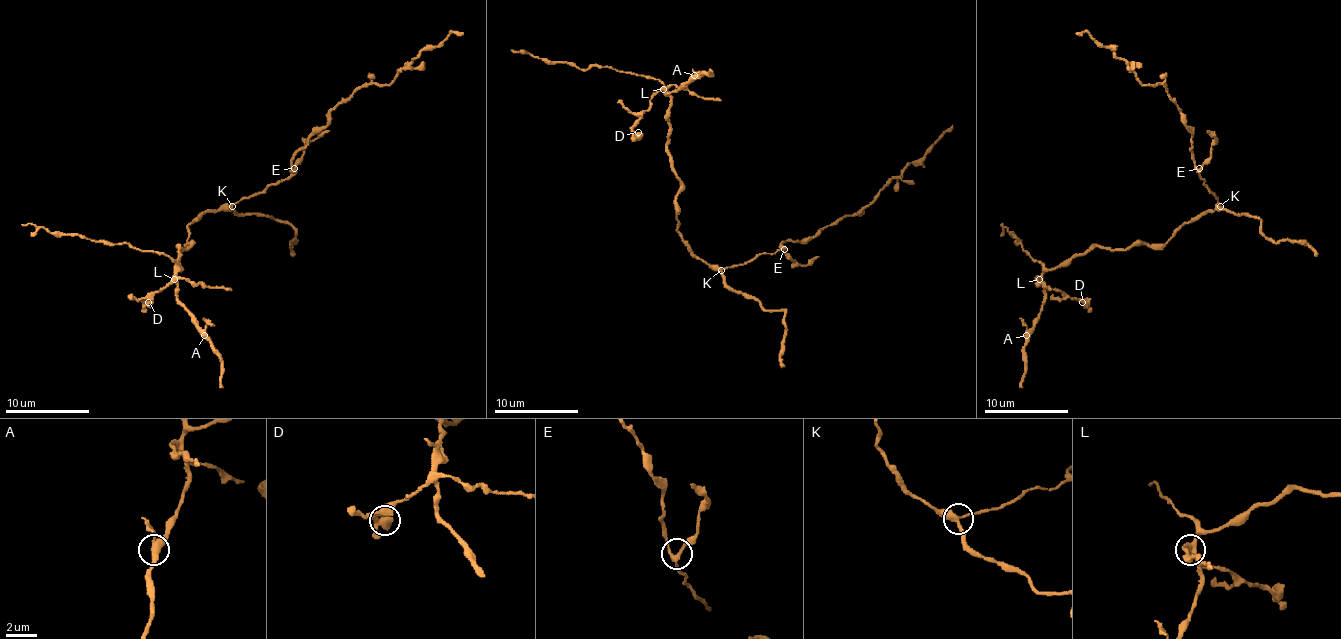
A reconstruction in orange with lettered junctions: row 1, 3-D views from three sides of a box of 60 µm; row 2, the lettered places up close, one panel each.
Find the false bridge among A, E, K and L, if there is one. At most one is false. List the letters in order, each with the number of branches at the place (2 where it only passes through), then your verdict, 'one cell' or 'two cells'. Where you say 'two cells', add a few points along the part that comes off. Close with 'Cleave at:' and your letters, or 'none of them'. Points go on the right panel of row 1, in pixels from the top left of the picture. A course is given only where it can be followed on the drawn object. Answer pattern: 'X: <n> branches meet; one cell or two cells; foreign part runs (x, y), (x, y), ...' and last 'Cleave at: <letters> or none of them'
A: 3 branches meet; one cell
E: 3 branches meet; one cell
K: 3 branches meet; one cell
L: 4 branches meet; two cells; foreign part runs (1038, 279), (1047, 289), (1059, 289), (1078, 300), (1091, 312)
Cleave at: L

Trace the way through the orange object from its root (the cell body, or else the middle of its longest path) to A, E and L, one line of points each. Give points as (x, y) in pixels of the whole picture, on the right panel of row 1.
A: (1210, 210), (1185, 223), (1164, 243), (1126, 250), (1091, 246), (1049, 269), (1043, 275), (1045, 304), (1026, 335)
E: (1210, 210), (1220, 204), (1203, 185), (1199, 168)
L: (1210, 210), (1185, 223), (1164, 243), (1139, 243), (1126, 250), (1091, 246), (1038, 279)

